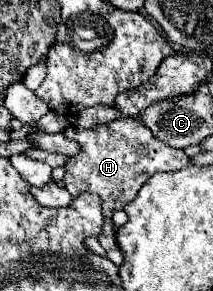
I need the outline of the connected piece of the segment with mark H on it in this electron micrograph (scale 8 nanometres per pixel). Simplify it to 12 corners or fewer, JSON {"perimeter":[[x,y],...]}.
{"perimeter":[[135,118],[69,126],[81,146],[65,162],[73,196],[101,198],[99,244],[121,264],[111,214],[125,192],[191,158]]}

